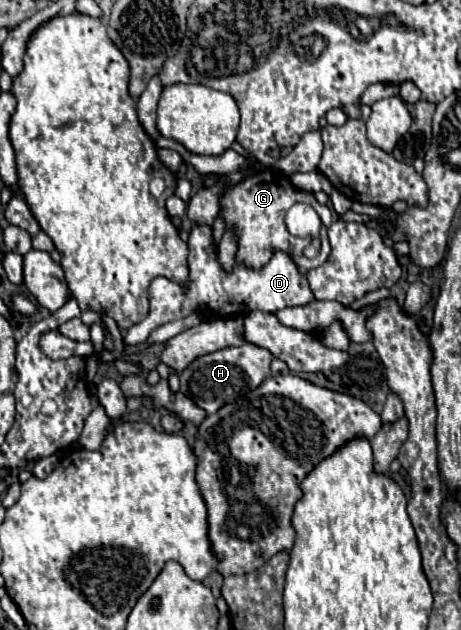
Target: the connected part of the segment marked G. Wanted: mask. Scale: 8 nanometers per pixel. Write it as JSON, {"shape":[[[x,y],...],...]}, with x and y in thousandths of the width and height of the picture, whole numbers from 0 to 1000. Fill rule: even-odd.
{"shape":[[[564,268],[551,271],[547,278],[529,281],[521,290],[512,294],[490,294],[477,313],[477,344],[490,354],[490,363],[503,363],[512,370],[516,379],[516,398],[512,398],[512,417],[529,417],[534,424],[547,427],[564,427],[573,424],[573,417],[581,417],[581,411],[590,411],[590,398],[620,398],[633,414],[642,417],[646,430],[659,437],[681,424],[694,424],[711,405],[716,405],[716,386],[711,386],[711,360],[720,354],[720,338],[711,329],[694,325],[681,313],[681,306],[672,303],[655,303],[646,297],[633,294],[633,287],[603,268]],[[638,322],[668,322],[685,332],[698,360],[694,360],[694,383],[698,383],[698,395],[681,411],[659,408],[659,392],[672,389],[672,376],[638,376],[625,370],[620,354],[616,354],[616,341],[620,335],[638,325]]]}

